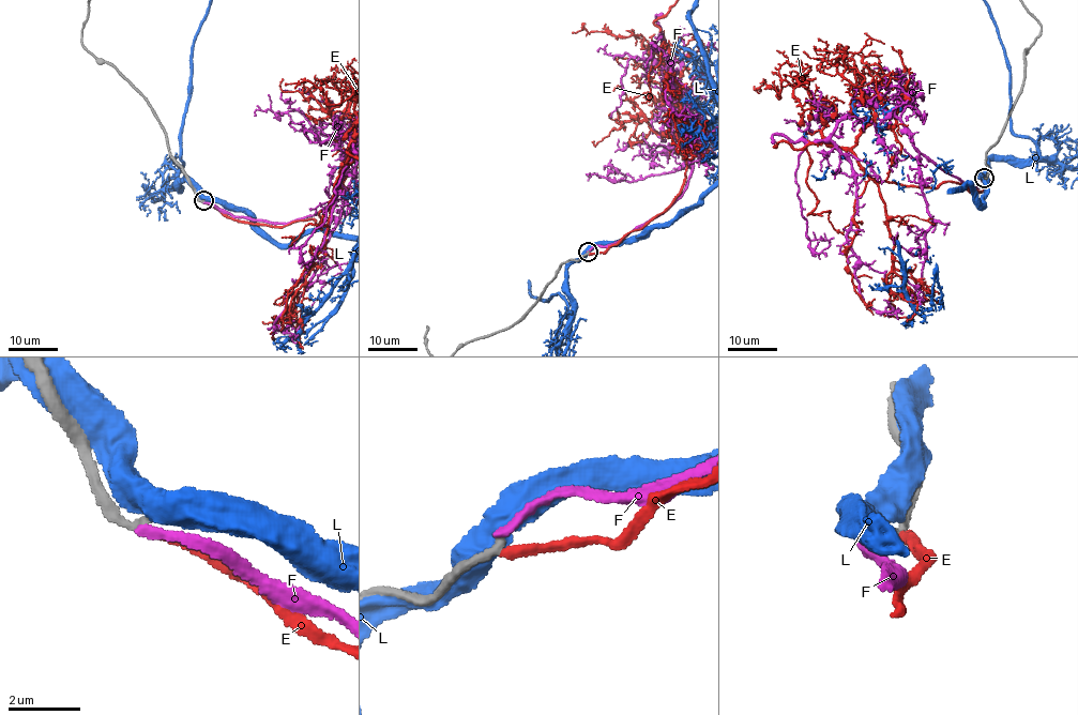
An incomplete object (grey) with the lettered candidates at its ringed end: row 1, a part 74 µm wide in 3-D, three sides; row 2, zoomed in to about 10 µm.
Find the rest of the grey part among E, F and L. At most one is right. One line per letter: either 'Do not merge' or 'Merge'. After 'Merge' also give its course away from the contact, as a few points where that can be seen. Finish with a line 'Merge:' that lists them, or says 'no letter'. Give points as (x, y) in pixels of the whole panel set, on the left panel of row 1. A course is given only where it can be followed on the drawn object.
E: Do not merge
F: Do not merge
L: Do not merge
Merge: no letter

